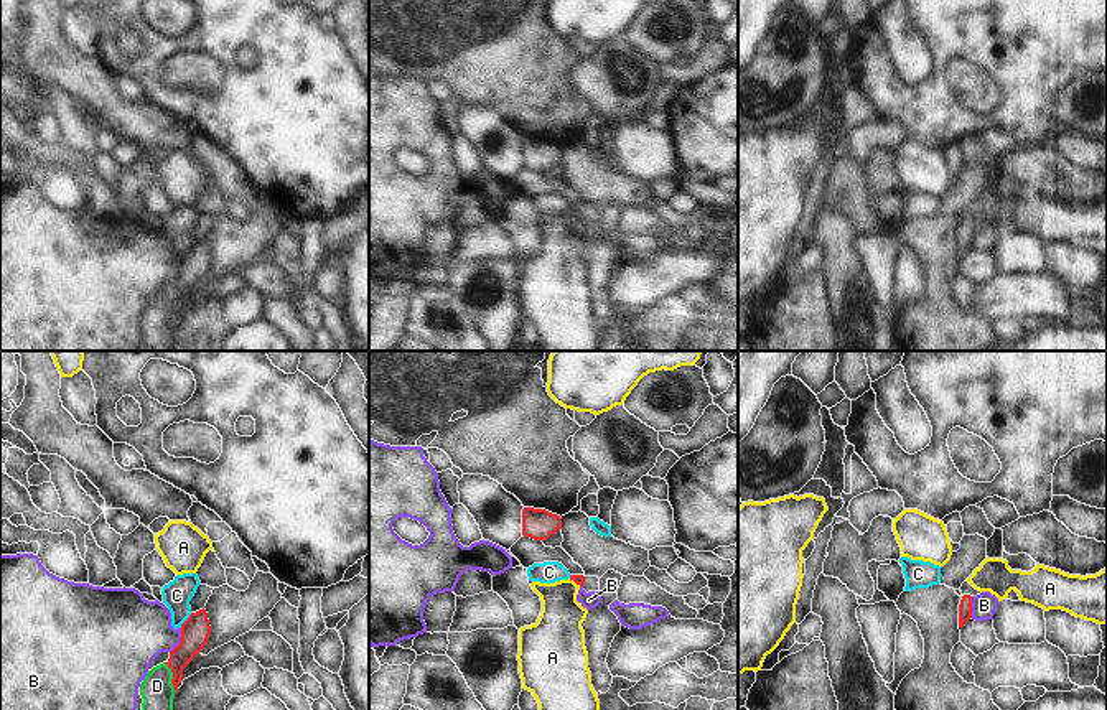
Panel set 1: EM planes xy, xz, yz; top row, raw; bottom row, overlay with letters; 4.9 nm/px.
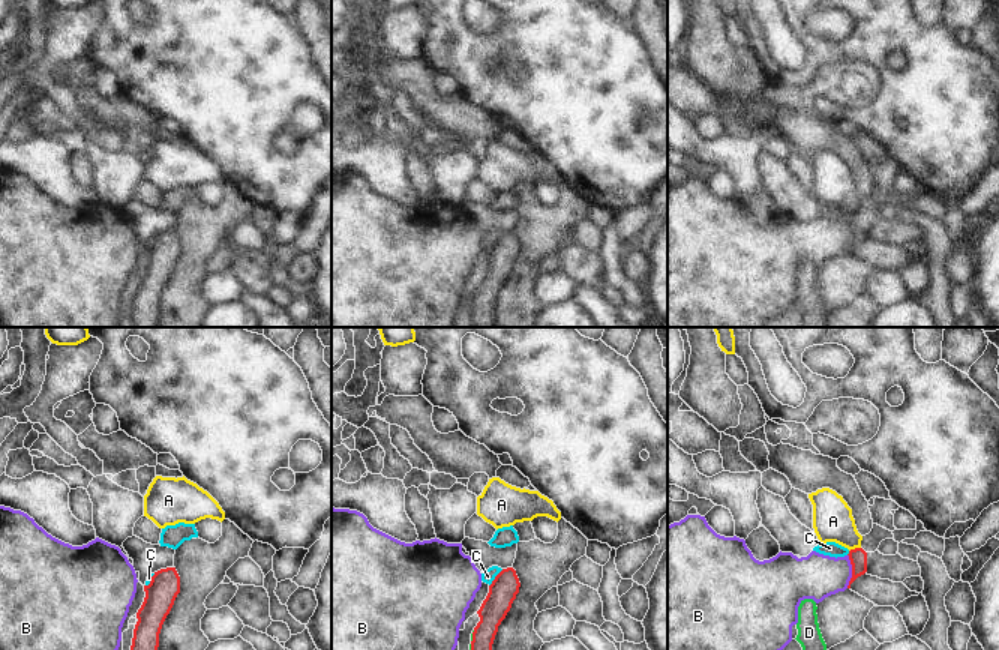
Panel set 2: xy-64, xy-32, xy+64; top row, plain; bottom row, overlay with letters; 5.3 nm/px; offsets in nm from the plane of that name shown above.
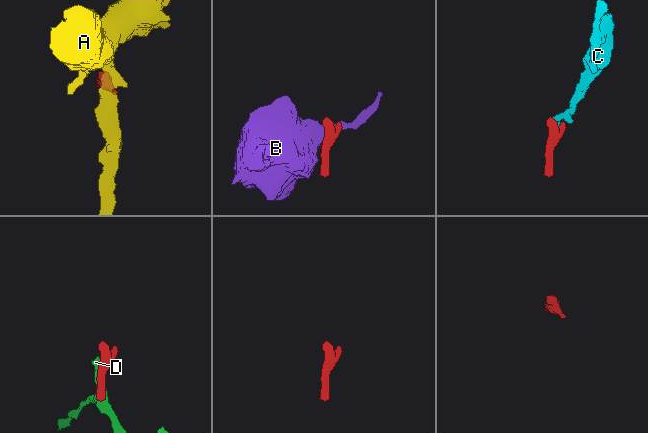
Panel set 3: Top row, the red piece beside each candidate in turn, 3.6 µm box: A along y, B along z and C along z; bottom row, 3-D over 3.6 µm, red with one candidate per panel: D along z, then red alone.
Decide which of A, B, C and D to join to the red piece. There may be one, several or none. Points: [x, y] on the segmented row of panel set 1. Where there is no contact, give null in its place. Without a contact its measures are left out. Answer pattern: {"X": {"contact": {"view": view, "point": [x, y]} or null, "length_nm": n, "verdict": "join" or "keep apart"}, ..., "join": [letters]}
{"A": {"contact": {"view": "xz", "point": [575, 582]}, "length_nm": 70, "verdict": "keep apart"}, "B": {"contact": {"view": "xy", "point": [180, 641]}, "length_nm": 140, "verdict": "keep apart"}, "C": {"contact": {"view": "xy", "point": [186, 620]}, "length_nm": 90, "verdict": "keep apart"}, "D": {"contact": {"view": "xy", "point": [173, 677]}, "length_nm": 150, "verdict": "keep apart"}, "join": []}

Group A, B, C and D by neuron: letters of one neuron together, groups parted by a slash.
A / B / C / D

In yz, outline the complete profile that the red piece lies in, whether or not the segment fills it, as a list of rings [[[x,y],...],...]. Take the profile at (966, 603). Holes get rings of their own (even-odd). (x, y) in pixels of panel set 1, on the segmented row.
[[[967,580],[962,583],[960,591],[964,596],[959,605],[959,629],[972,618],[972,598],[982,593]]]

